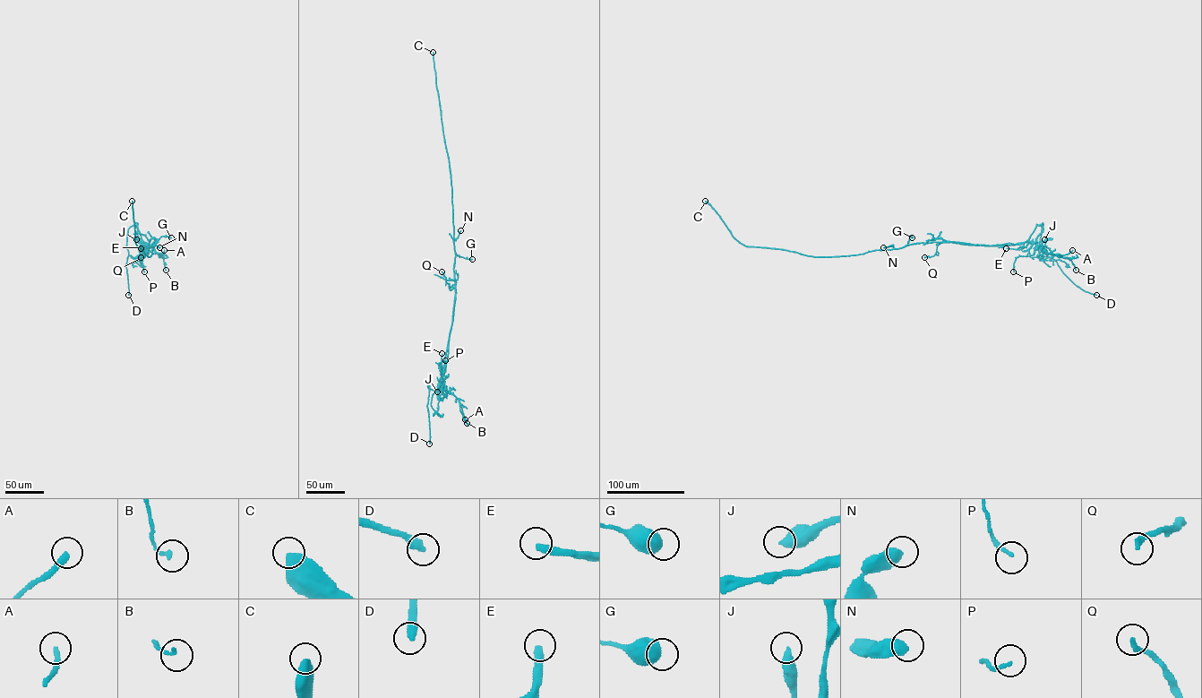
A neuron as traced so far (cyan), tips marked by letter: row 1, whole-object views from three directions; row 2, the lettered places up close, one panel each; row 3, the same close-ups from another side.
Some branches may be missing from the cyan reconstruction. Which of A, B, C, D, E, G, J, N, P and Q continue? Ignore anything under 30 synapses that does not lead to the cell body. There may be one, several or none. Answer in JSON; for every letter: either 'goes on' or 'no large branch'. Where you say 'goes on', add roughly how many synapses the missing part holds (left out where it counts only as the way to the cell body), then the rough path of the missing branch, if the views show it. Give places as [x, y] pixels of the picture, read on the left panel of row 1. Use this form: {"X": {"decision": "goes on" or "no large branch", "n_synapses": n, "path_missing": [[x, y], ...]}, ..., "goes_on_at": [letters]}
{"A": {"decision": "no large branch"}, "B": {"decision": "no large branch"}, "C": {"decision": "goes on", "n_synapses": 200, "path_missing": [[132, 201], [132, 170], [158, 155], [167, 154], [170, 150], [167, 116], [154, 106], [147, 96]]}, "D": {"decision": "goes on", "path_missing": [[128, 295], [131, 298], [128, 305]]}, "E": {"decision": "no large branch"}, "G": {"decision": "no large branch"}, "J": {"decision": "no large branch"}, "N": {"decision": "no large branch"}, "P": {"decision": "no large branch"}, "Q": {"decision": "no large branch"}, "goes_on_at": ["C", "D"]}

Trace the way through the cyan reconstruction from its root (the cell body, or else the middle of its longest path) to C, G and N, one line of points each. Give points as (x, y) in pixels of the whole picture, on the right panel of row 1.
C: (923, 243), (830, 257), (746, 246), (734, 237), (720, 217), (705, 201)
G: (923, 243), (907, 245), (910, 236), (912, 237)
N: (923, 243), (898, 248), (892, 245), (883, 247)

